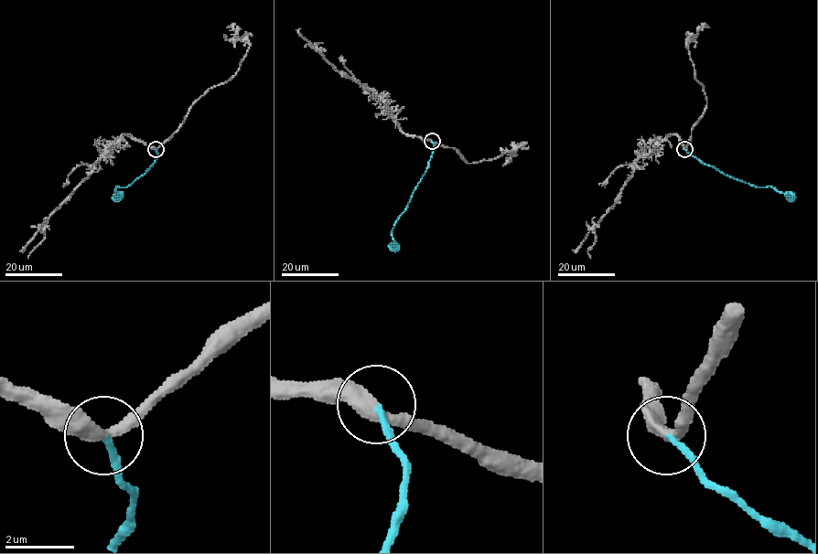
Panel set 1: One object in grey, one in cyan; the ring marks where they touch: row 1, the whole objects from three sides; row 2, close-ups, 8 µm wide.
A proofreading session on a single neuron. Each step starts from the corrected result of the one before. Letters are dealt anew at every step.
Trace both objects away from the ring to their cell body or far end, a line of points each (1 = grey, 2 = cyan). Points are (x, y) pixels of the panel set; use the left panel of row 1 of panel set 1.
1: (156, 149), (128, 135), (121, 137), (48, 218), (43, 228), (45, 239), (28, 258)
2: (156, 149), (158, 155), (155, 162), (130, 185), (118, 186), (118, 197)

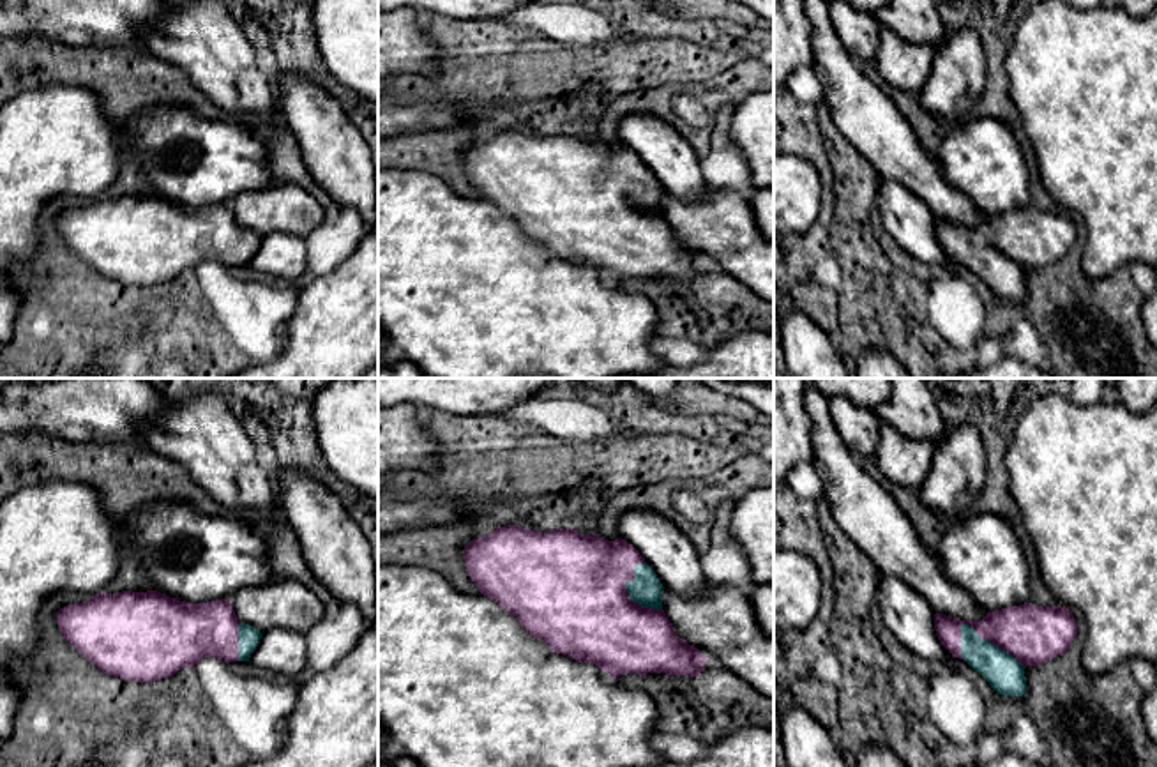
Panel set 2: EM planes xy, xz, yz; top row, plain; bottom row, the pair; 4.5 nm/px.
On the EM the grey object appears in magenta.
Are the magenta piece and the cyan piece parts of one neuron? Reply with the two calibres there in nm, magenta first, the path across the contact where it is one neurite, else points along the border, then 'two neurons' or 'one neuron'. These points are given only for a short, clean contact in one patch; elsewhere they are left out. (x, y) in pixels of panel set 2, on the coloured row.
calibres 260 and 170 nm; way yz (1034, 635), (993, 642), (1000, 649), (1005, 674); one neuron

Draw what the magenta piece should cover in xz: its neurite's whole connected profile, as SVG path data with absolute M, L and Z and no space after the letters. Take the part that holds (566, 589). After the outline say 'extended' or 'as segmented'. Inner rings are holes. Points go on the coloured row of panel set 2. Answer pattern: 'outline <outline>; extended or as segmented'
outline M507 525L470 541L463 558L480 594L514 615L533 638L555 654L599 666L613 679L627 673L699 677L712 661L675 634L662 610L662 583L622 537L583 535L574 527L533 532Z; extended

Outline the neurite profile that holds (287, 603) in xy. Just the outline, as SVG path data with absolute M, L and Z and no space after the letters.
M272 578L265 585L247 587L230 597L237 619L265 633L283 627L306 634L325 620L325 606L299 580Z

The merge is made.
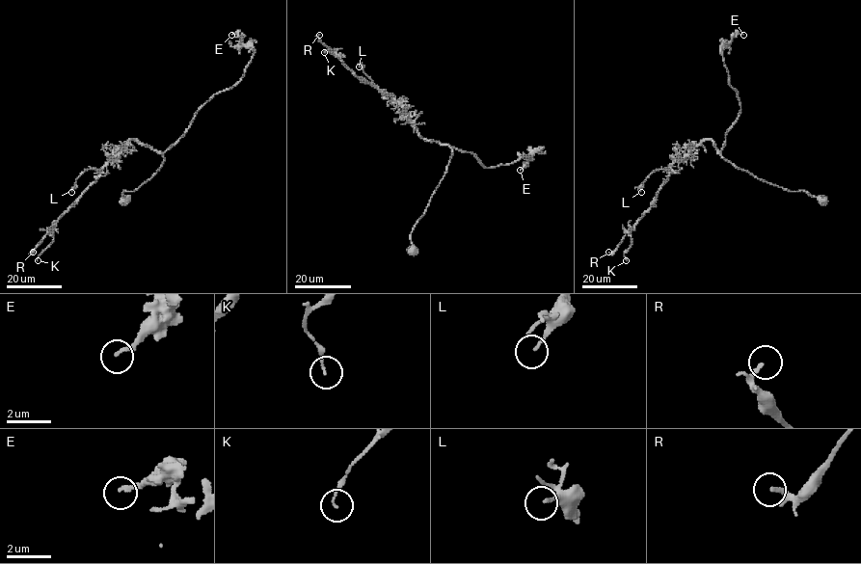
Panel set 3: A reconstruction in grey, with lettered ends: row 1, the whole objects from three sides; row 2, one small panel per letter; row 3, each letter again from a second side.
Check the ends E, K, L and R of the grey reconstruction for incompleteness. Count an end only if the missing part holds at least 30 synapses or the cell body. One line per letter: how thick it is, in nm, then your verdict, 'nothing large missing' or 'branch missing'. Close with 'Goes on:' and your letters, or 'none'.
E: 160 nm thick; nothing large missing
K: 90 nm thick; nothing large missing
L: 120 nm thick; nothing large missing
R: 150 nm thick; nothing large missing
Goes on: none

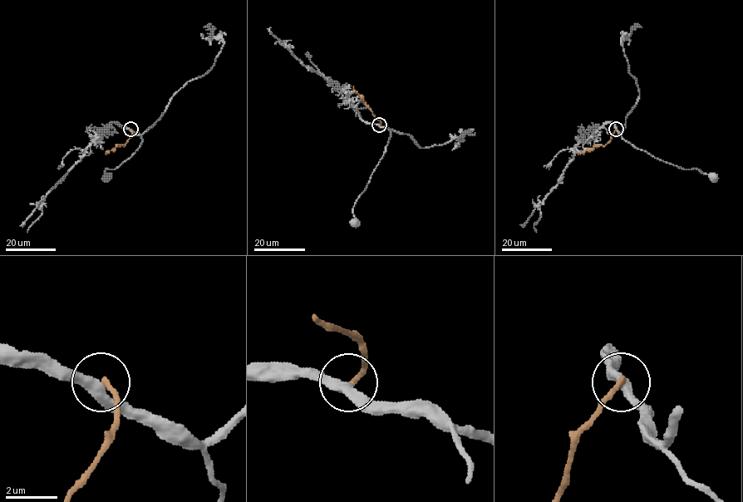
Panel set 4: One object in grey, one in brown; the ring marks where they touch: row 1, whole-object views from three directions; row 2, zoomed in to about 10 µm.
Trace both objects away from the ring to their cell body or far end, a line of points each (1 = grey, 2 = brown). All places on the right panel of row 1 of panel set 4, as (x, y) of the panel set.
1: (617, 130), (624, 140), (655, 158), (687, 169), (695, 168), (714, 177)
2: (617, 130), (604, 145), (596, 145), (578, 153)

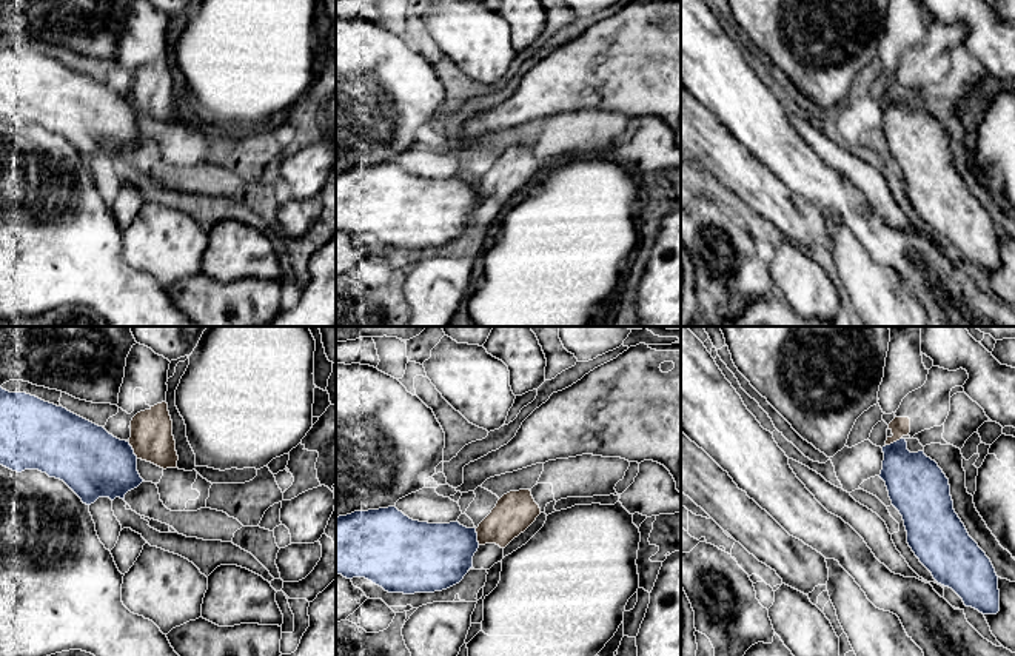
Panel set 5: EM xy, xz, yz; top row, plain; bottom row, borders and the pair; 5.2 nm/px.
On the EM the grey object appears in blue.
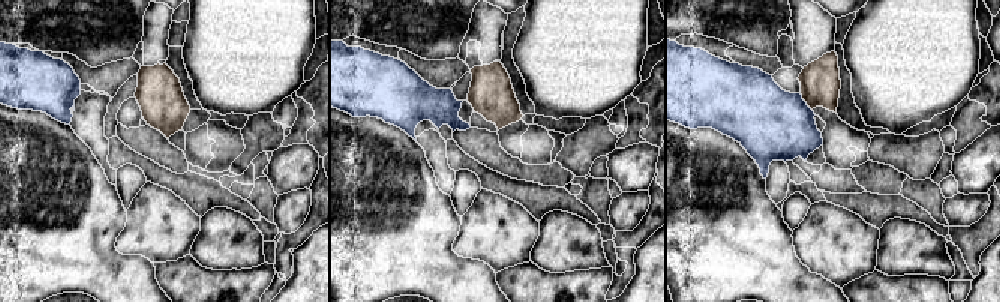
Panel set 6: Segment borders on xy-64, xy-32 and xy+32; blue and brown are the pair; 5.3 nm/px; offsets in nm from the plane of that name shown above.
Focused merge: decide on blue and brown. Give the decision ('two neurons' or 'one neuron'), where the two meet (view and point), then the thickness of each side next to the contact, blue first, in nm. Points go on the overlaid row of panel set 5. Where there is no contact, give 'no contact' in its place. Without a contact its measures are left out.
two neurons | xy (133, 450) | 360/220 nm

